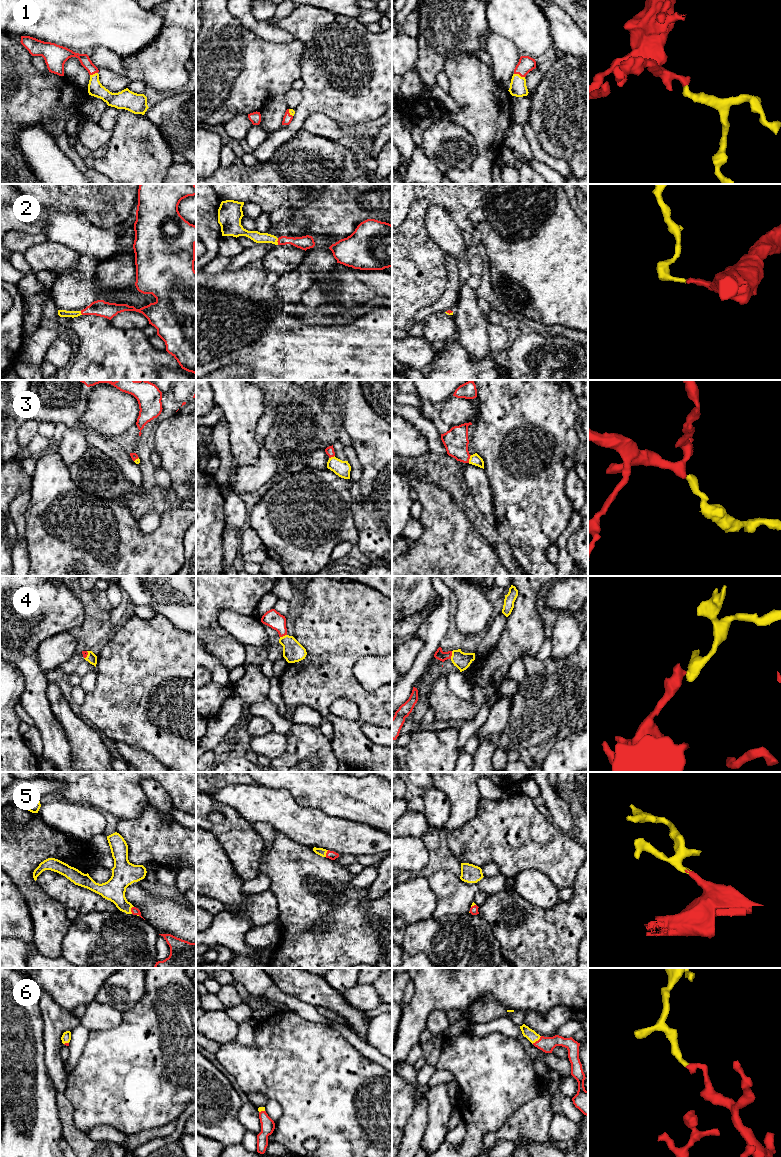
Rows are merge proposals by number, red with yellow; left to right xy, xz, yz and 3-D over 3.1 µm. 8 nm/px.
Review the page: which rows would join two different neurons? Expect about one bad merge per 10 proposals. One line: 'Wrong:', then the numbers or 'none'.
Wrong: none

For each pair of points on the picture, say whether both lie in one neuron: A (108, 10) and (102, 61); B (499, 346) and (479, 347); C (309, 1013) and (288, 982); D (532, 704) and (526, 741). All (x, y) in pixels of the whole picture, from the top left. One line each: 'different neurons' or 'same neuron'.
A: different neurons
B: different neurons
C: different neurons
D: same neuron

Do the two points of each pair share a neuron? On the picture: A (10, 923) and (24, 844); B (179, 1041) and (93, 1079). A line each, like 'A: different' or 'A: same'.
A: different
B: same

